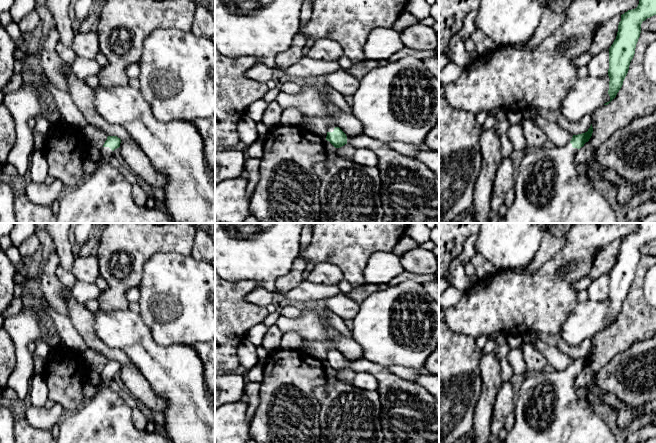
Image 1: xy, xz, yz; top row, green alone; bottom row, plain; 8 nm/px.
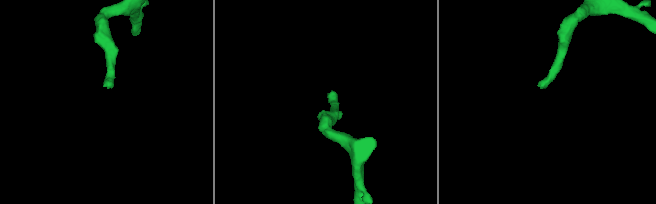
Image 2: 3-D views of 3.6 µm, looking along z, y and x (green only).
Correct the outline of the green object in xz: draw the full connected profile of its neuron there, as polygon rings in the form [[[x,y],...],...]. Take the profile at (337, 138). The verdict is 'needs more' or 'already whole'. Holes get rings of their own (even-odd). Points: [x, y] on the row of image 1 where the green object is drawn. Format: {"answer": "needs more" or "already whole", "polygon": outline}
{"answer": "needs more", "polygon": [[[329,126],[327,129],[326,140],[329,141],[335,148],[340,148],[347,144],[346,134],[336,126]]]}

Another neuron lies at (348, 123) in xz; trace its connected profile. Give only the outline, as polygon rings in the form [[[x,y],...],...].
[[[334,109],[334,111],[326,117],[305,117],[308,121],[309,130],[325,140],[327,129],[331,125],[339,127],[347,137],[363,134],[362,123],[353,114],[343,110]]]

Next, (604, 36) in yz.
[[[615,16],[609,19],[606,23],[598,26],[587,53],[594,56],[603,50],[609,50],[616,39],[620,21],[621,16]]]

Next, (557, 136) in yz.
[[[544,121],[543,129],[548,138],[549,144],[555,147],[564,147],[570,143],[573,135],[562,128],[557,122]]]

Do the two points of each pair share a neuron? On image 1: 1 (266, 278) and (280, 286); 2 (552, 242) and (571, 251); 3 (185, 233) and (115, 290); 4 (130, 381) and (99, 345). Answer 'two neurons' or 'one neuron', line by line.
1: two neurons
2: two neurons
3: one neuron
4: two neurons

